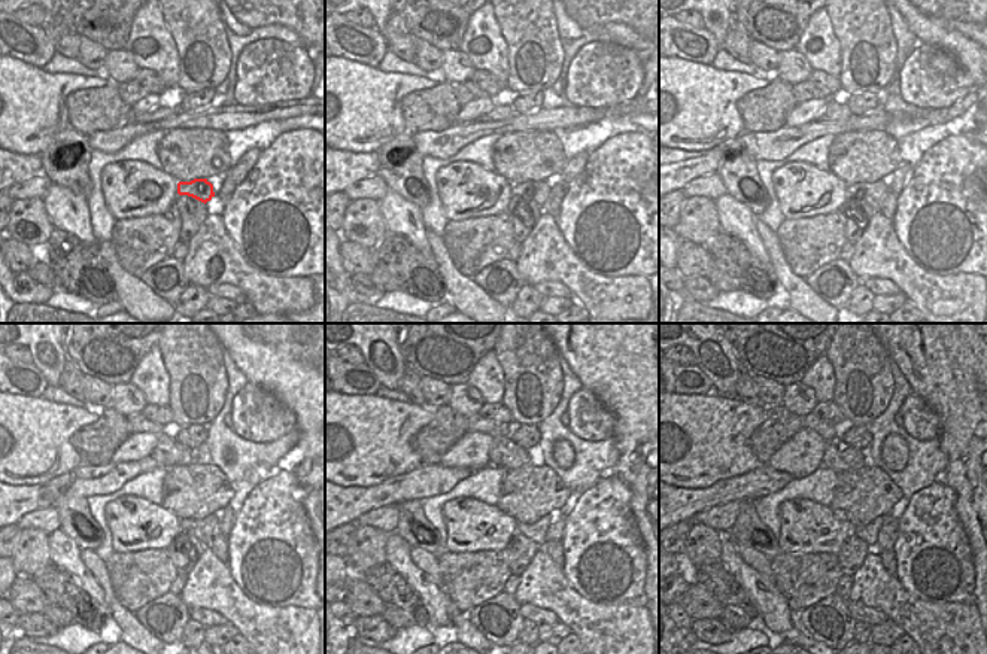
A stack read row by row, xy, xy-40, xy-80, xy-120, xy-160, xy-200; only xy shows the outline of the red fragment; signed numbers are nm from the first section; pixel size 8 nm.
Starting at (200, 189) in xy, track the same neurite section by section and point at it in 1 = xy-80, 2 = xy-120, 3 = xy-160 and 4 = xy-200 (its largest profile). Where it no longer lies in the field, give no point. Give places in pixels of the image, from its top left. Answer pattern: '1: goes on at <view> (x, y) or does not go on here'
1: goes on at xy-80 (869, 192)
2: goes on at xy-120 (203, 529)
3: goes on at xy-160 (537, 531)
4: goes on at xy-200 (869, 534)

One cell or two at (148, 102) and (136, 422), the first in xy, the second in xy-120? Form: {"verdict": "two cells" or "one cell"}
{"verdict": "two cells"}

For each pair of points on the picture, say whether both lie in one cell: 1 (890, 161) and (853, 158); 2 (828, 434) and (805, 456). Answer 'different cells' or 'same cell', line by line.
1: same cell
2: different cells

